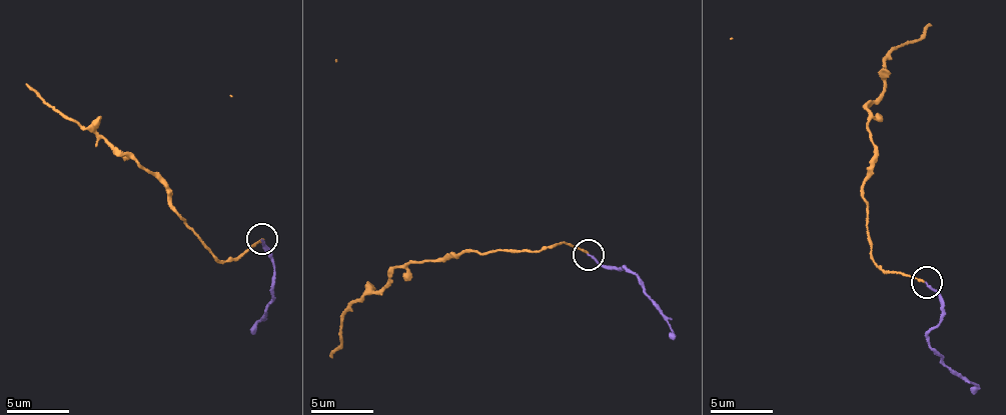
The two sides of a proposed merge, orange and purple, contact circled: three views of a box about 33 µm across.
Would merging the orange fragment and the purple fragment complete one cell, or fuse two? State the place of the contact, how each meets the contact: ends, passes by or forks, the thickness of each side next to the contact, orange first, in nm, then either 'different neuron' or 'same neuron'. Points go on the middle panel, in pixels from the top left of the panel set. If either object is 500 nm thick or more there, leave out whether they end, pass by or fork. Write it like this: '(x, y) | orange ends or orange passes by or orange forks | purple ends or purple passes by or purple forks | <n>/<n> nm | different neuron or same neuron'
(588, 254) | orange ends | purple ends | 170/180 nm | different neuron

